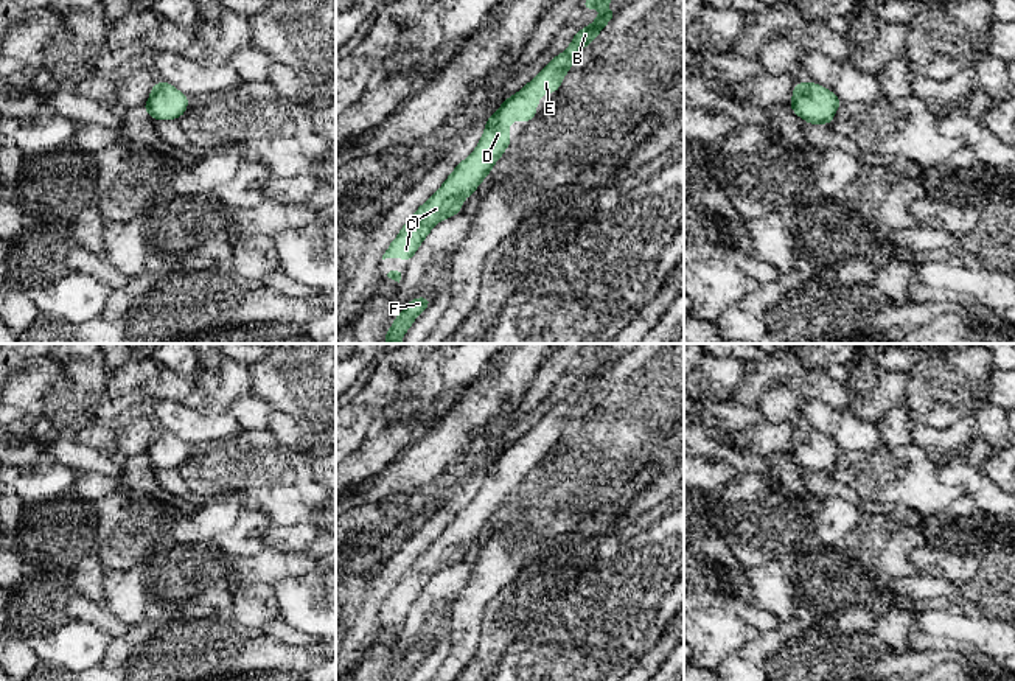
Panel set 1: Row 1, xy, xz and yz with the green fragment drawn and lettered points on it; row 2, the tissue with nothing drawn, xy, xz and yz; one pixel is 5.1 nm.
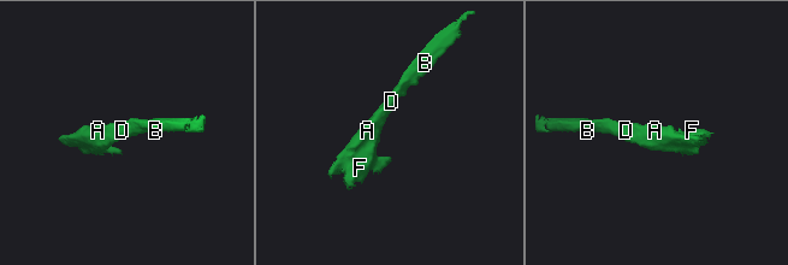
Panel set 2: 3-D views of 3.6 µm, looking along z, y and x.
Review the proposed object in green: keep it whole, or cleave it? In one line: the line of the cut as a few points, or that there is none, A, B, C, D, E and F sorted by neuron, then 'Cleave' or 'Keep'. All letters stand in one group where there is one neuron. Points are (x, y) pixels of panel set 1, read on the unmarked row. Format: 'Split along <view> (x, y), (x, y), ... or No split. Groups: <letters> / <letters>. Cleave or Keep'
No split. Groups: A B C D E F. Keep

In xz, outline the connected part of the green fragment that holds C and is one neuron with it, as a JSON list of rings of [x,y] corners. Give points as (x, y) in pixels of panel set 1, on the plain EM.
[[[608,356],[591,373],[578,378],[567,398],[556,403],[532,429],[508,445],[490,463],[474,499],[457,512],[441,535],[407,568],[398,585],[389,592],[382,608],[403,606],[404,609],[410,609],[438,571],[462,560],[463,549],[479,536],[511,493],[510,471],[532,470],[536,465],[541,443],[558,440],[566,421],[572,418],[575,404],[597,387],[614,364],[616,359]]]

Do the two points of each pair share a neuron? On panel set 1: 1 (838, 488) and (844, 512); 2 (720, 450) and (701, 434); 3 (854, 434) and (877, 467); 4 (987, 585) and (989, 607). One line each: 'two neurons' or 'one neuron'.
1: two neurons
2: one neuron
3: two neurons
4: one neuron

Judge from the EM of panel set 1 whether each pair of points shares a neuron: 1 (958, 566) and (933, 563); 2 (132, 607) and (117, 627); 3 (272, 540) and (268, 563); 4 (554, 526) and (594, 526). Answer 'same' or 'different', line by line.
1: same
2: different
3: different
4: different

